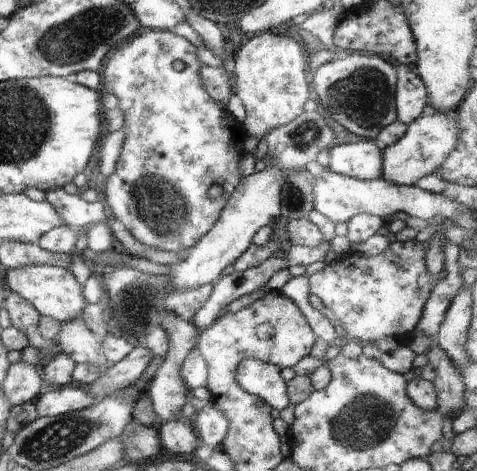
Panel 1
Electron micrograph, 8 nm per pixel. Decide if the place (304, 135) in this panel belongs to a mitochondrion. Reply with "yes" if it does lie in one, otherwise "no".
yes

